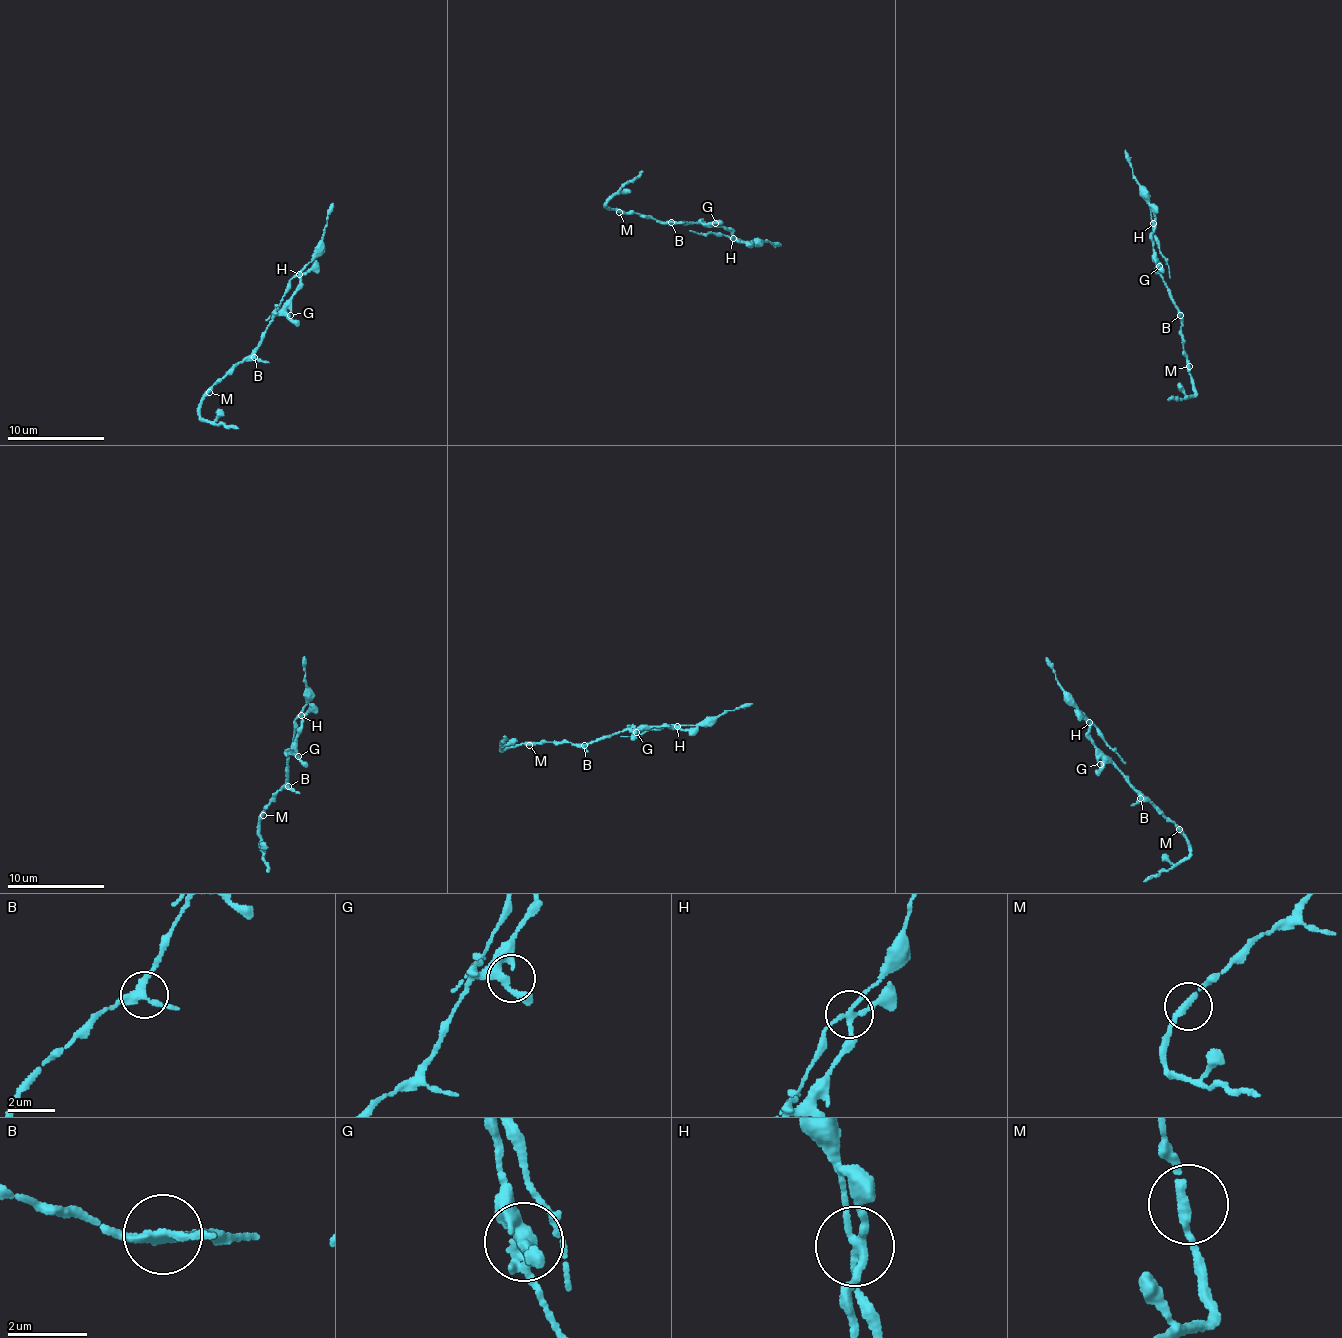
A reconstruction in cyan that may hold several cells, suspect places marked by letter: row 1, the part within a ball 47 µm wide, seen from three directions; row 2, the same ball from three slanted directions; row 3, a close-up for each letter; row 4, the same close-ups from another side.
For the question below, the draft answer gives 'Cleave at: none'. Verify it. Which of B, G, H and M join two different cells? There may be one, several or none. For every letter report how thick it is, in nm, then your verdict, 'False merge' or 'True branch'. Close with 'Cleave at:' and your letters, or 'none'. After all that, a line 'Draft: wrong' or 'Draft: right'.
B: Thickness 220 nm. True branch
G: Thickness 240 nm. True branch
H: Thickness 180 nm. False merge
M: Thickness 200 nm. True branch
Cleave at: H
Draft: wrong

